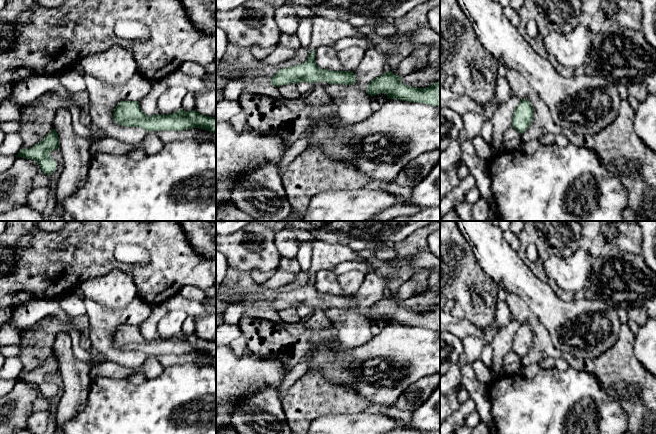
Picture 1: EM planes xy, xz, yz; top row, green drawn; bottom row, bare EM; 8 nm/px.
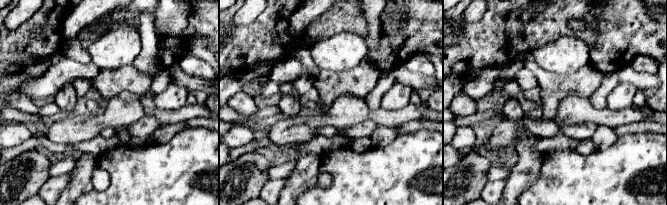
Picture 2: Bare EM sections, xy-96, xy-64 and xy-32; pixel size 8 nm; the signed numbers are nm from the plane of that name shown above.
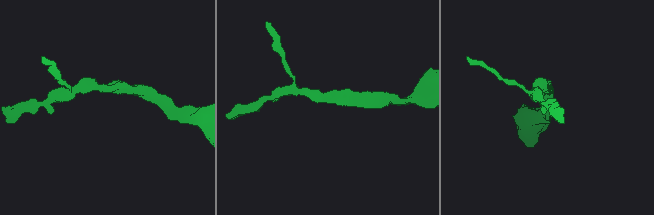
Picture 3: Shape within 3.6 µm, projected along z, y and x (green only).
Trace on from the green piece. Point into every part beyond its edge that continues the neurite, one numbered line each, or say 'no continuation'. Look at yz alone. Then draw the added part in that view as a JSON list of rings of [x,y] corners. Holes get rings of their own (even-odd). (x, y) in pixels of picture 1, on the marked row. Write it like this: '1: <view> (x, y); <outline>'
no continuation

